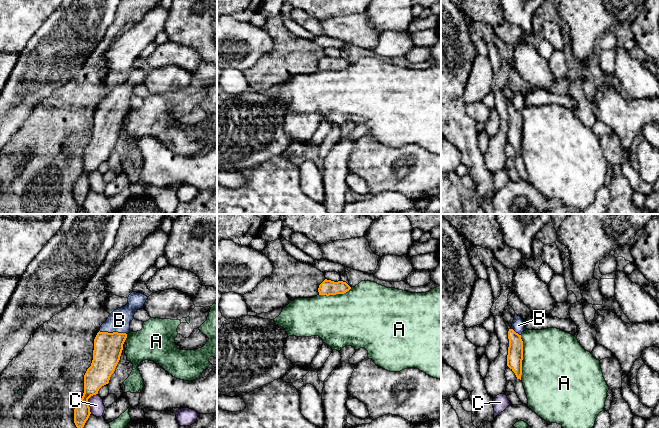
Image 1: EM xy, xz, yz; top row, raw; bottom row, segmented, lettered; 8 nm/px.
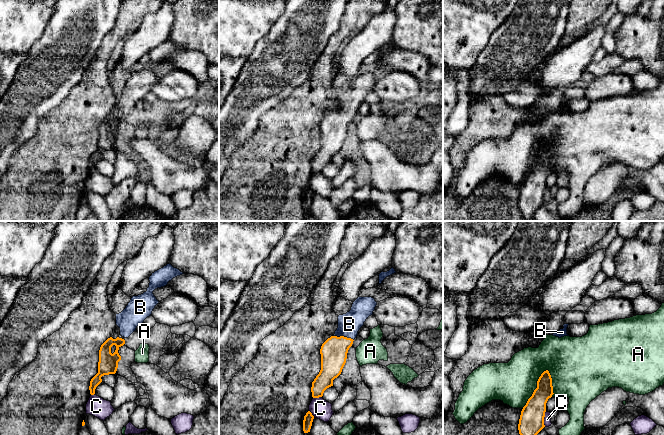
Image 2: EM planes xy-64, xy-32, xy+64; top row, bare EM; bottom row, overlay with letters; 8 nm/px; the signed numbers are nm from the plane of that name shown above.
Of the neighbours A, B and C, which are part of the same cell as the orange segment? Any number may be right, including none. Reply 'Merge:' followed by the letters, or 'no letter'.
Merge: B

